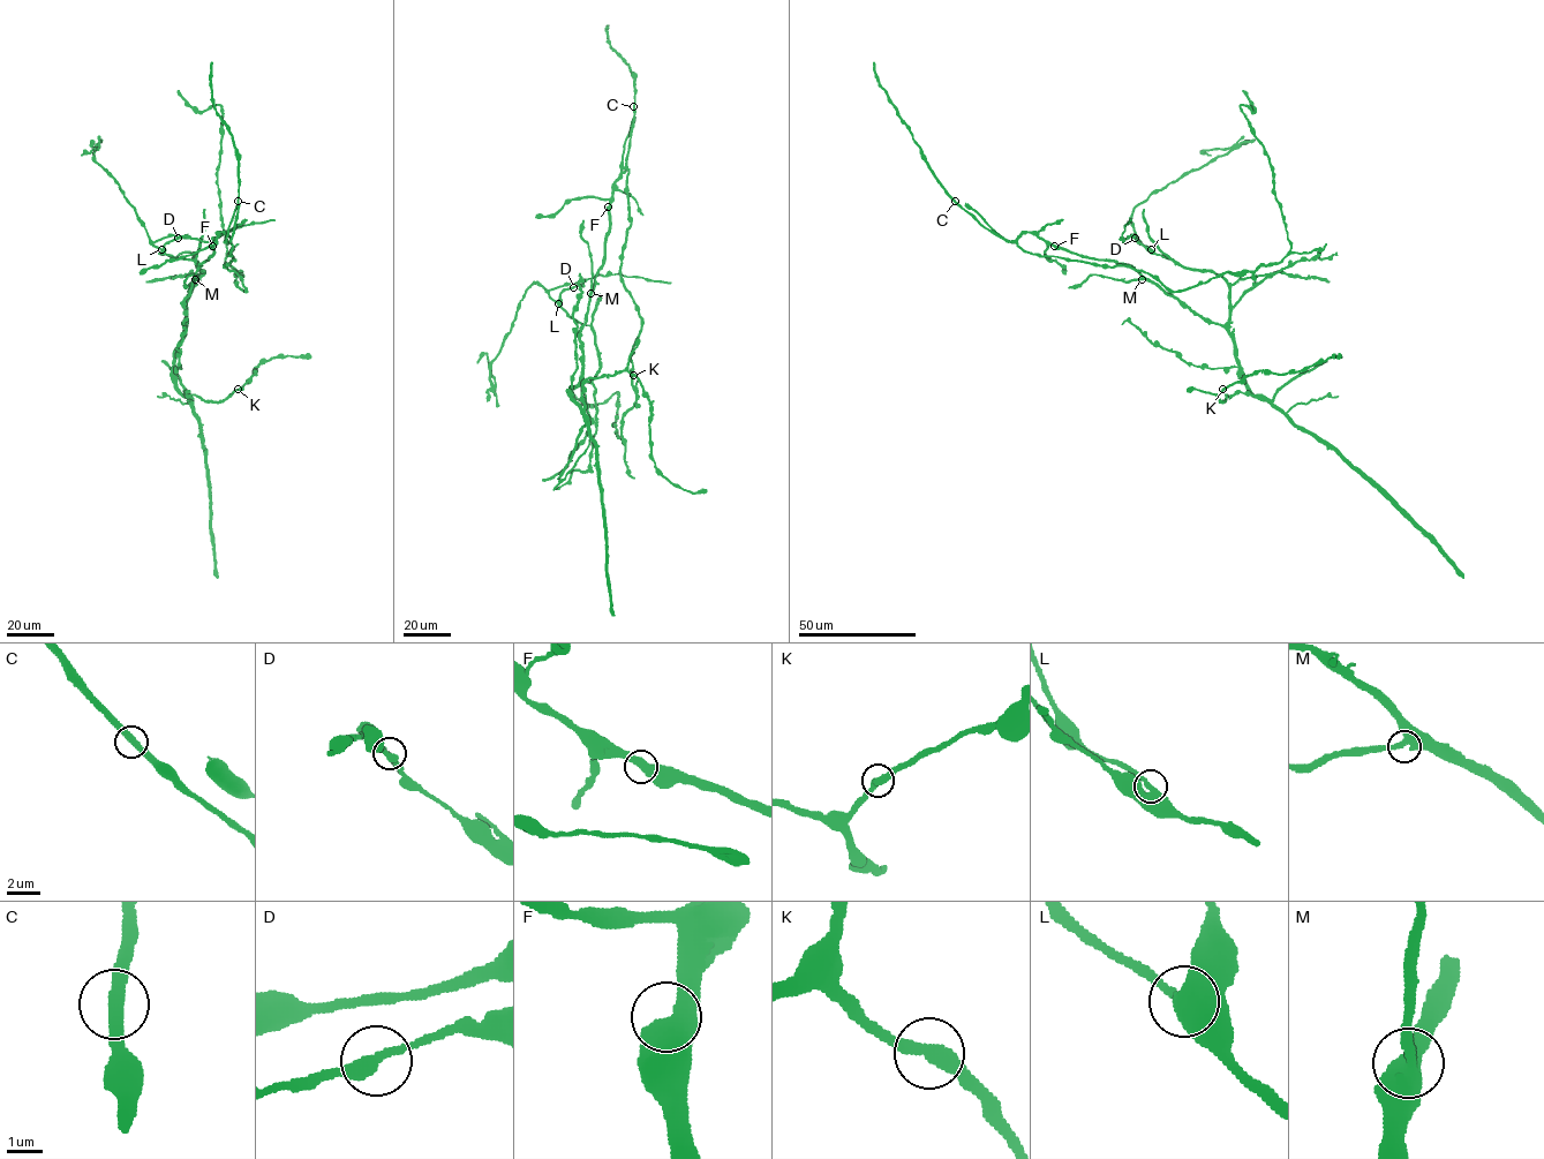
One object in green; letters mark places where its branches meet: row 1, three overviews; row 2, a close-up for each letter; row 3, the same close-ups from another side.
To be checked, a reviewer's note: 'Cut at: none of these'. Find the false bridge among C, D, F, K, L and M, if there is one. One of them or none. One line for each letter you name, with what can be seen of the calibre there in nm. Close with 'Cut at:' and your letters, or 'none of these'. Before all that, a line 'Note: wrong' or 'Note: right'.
Note: right
Cut at: none of these

